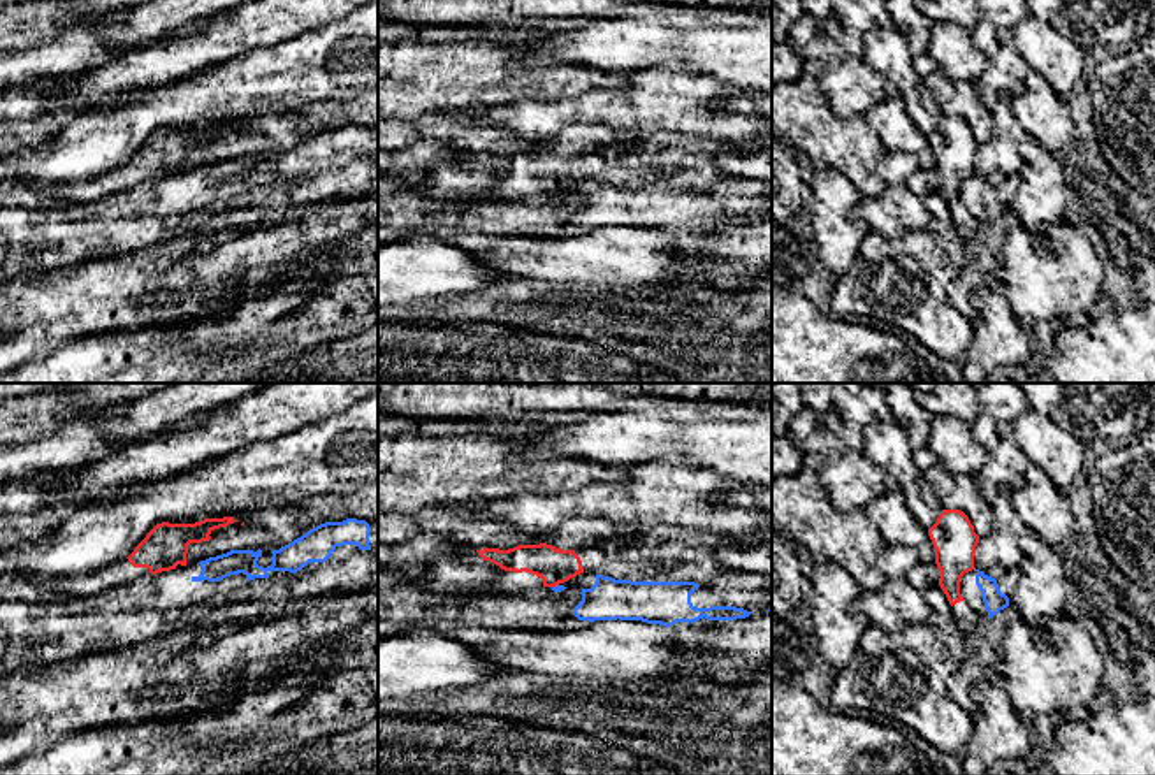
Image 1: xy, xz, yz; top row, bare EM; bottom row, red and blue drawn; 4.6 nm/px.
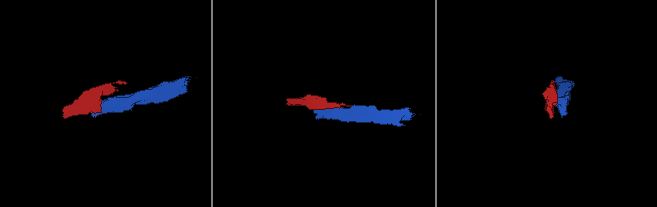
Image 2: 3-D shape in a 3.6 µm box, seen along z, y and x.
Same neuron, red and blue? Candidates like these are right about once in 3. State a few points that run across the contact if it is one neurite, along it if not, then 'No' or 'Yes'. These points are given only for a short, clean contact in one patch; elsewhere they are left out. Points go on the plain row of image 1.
Line: xz (558, 190), (551, 194). No

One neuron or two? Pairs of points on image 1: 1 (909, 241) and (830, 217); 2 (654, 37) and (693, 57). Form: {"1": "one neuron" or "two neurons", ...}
{"1": "two neurons", "2": "one neuron"}

